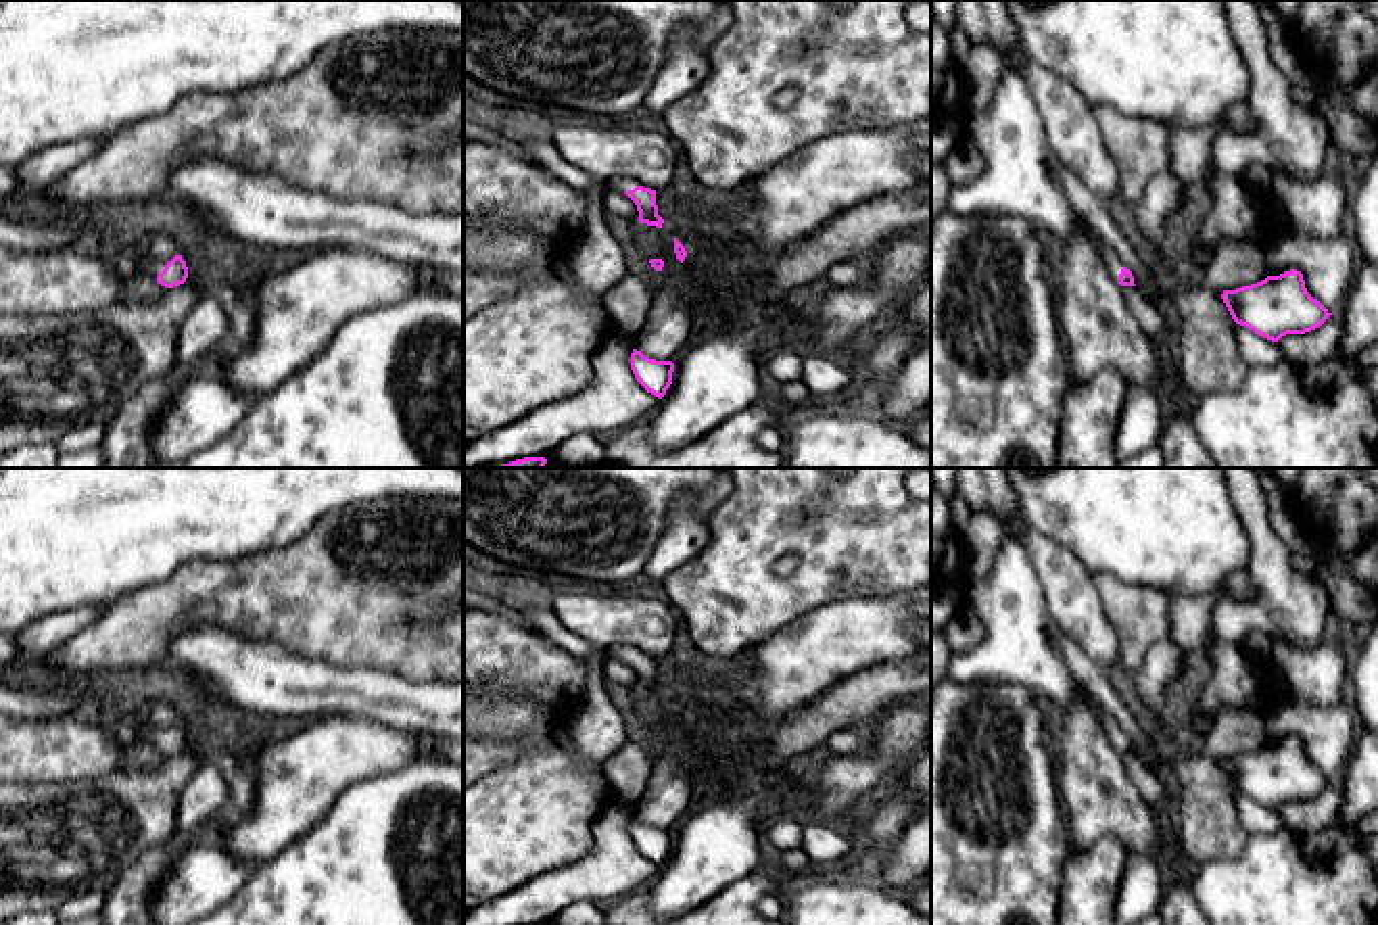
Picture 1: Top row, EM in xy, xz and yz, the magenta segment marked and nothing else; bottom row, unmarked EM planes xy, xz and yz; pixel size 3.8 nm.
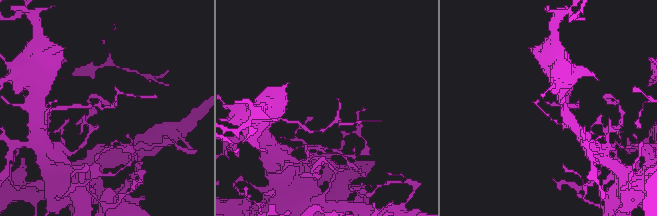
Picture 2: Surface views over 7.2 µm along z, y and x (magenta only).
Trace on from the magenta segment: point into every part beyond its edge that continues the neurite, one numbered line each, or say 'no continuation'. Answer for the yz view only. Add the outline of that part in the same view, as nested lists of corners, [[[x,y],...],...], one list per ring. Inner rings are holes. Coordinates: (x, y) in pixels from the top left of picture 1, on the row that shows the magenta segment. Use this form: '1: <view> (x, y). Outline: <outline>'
1: yz (1017, 180). Outline: [[[1021,46],[1002,54],[1002,77],[992,106],[969,117],[969,132],[985,159],[985,169],[971,184],[952,186],[946,211],[1021,215],[1044,236],[1059,240],[1084,234],[1119,278],[1121,257],[1084,213],[1071,207],[1050,171],[1052,150],[1023,77],[1025,63]]]

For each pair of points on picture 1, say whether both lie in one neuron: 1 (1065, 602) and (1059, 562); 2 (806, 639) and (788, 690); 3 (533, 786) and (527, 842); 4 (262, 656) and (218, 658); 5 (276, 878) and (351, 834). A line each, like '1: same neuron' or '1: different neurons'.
1: same neuron
2: same neuron
3: same neuron
4: same neuron
5: same neuron

